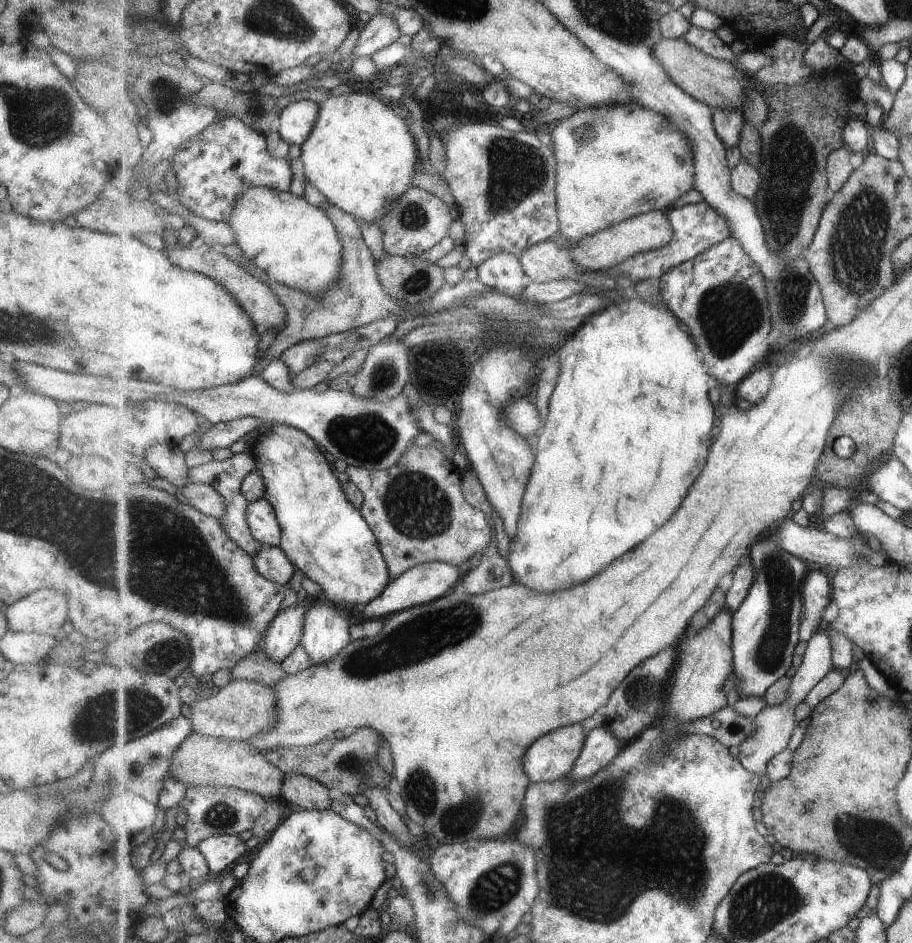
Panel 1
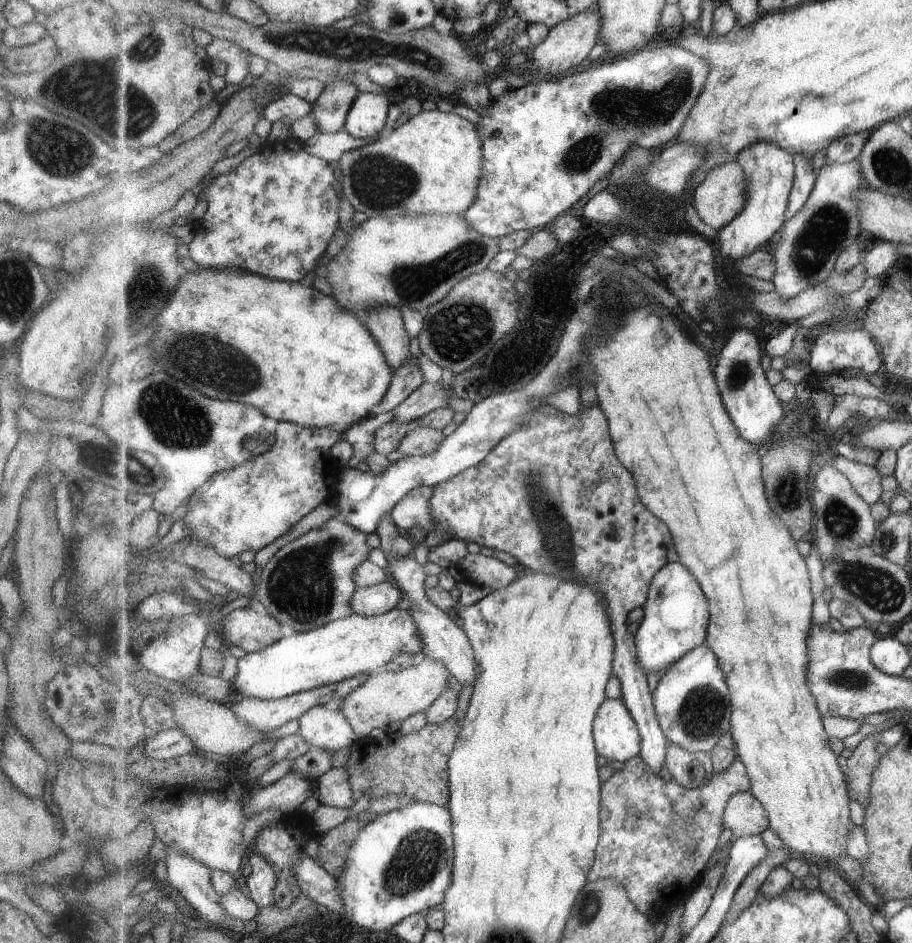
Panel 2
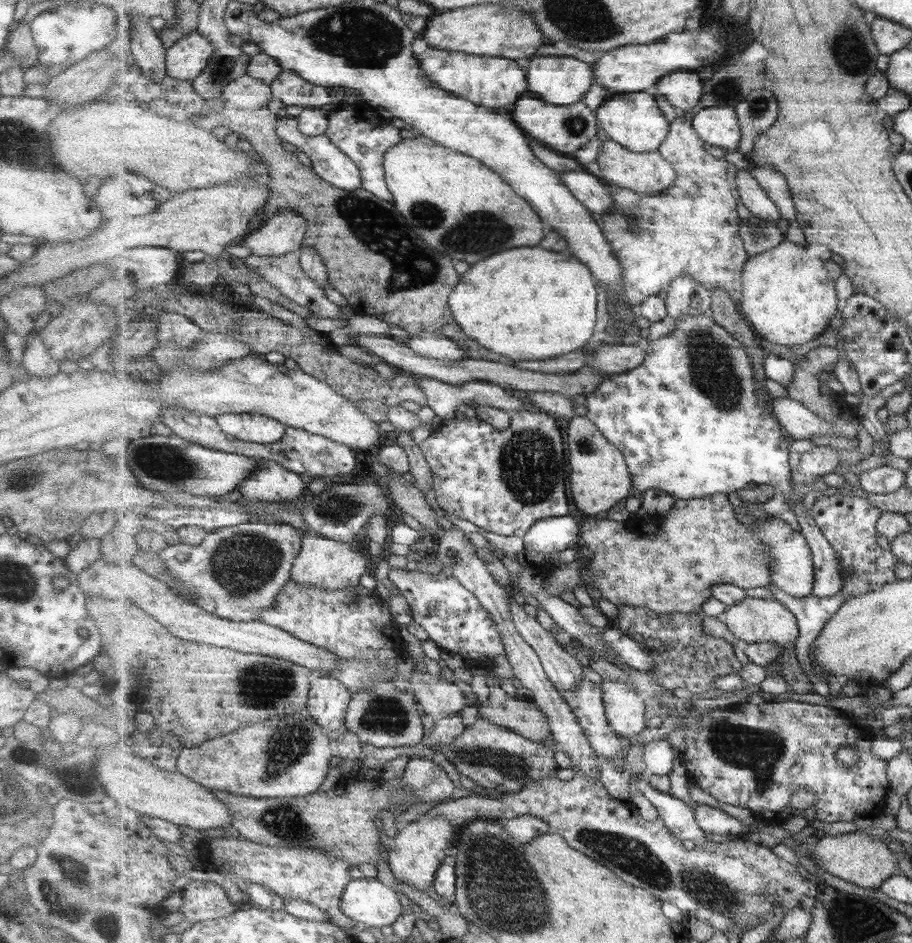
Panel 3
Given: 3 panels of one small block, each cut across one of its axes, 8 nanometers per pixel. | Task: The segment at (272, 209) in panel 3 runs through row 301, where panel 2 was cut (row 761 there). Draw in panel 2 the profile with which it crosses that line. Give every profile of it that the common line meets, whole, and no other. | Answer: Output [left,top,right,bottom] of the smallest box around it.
[345,716,462,806]

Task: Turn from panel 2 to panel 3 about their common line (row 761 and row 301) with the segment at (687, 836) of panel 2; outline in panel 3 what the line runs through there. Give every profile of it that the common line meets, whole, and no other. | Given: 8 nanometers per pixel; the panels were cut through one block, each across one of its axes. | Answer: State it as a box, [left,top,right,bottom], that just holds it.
[594,113,751,308]

